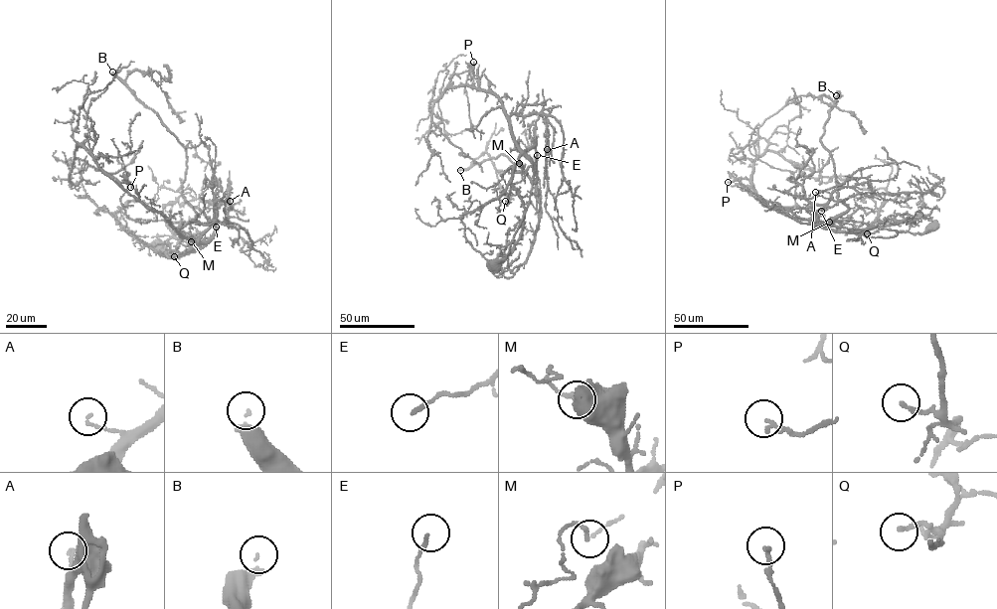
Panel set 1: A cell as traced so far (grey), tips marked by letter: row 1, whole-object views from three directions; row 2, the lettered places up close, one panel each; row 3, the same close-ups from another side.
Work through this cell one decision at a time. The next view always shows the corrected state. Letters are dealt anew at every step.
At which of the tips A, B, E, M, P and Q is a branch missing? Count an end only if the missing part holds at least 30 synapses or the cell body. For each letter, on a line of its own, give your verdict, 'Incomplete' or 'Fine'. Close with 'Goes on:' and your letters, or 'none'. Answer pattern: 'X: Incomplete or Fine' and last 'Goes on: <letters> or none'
A: Fine
B: Incomplete
E: Fine
M: Fine
P: Fine
Q: Fine
Goes on: B

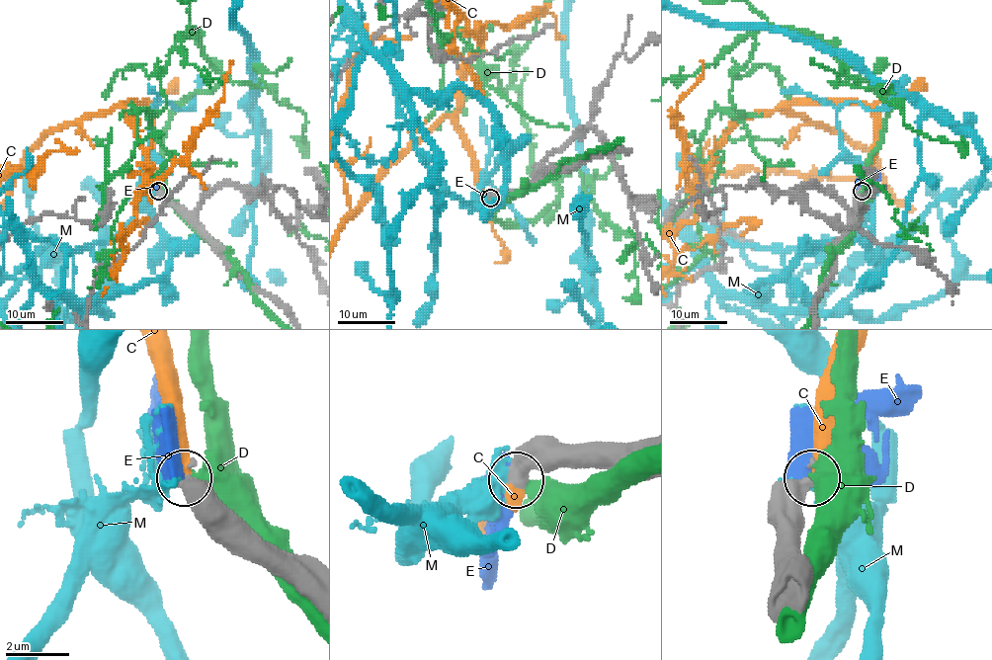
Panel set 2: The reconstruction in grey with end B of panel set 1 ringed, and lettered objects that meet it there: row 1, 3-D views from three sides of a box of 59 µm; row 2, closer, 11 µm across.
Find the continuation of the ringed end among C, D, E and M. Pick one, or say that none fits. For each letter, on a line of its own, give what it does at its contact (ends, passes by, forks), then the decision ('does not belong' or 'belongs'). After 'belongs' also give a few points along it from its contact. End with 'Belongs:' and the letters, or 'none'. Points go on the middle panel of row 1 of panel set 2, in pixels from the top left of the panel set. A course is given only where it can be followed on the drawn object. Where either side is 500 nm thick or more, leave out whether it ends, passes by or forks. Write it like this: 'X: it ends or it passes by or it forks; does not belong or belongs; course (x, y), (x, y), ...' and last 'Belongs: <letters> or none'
C: belongs
D: does not belong
E: does not belong
M: does not belong
Belongs: C

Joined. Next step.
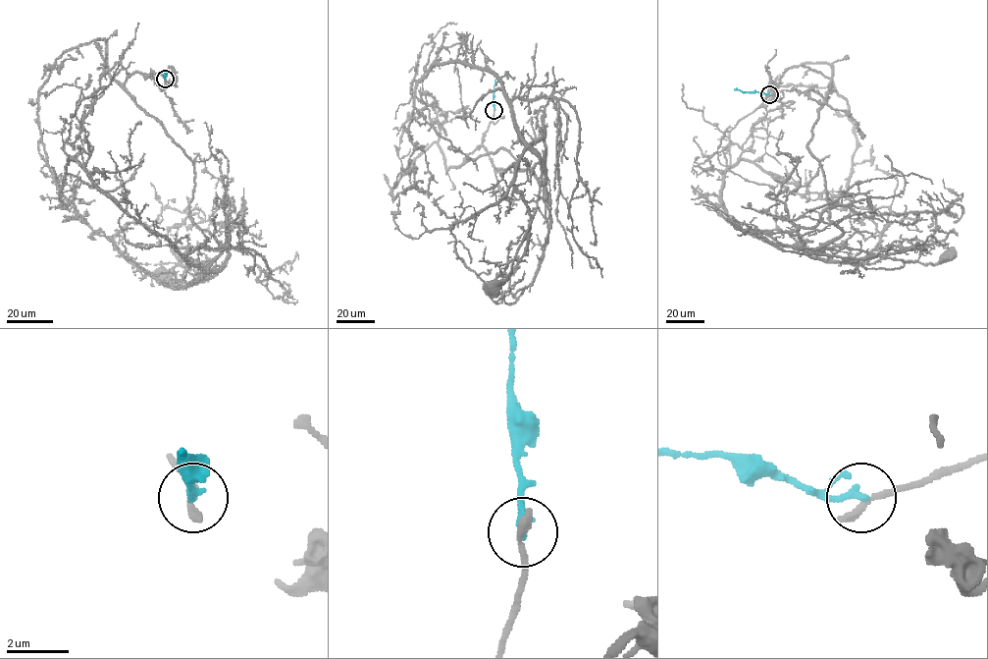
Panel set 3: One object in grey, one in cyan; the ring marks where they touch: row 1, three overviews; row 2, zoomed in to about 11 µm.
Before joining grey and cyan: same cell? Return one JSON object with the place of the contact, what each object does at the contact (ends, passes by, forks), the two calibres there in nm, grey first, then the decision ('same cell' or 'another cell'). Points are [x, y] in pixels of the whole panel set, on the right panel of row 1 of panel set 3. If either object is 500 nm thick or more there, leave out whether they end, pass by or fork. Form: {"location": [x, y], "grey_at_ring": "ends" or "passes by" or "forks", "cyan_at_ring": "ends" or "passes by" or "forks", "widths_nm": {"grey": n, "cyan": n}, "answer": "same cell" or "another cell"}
{"location": [769, 94], "grey_at_ring": "ends", "cyan_at_ring": "ends", "widths_nm": {"grey": 320, "cyan": 220}, "answer": "another cell"}

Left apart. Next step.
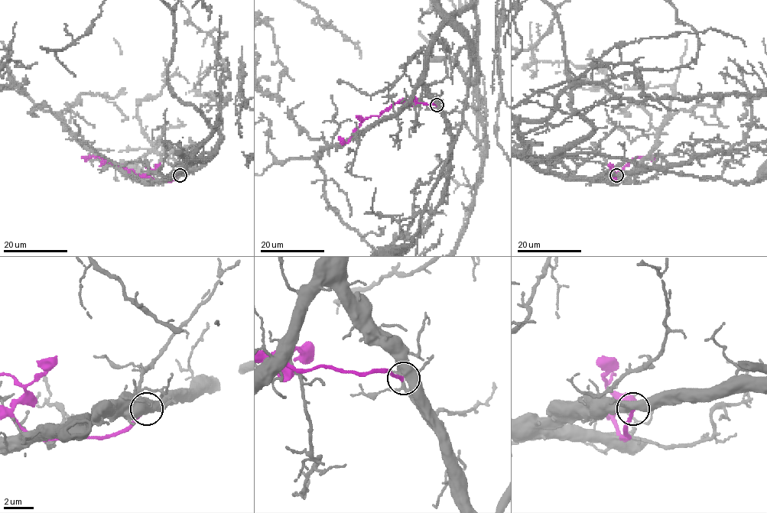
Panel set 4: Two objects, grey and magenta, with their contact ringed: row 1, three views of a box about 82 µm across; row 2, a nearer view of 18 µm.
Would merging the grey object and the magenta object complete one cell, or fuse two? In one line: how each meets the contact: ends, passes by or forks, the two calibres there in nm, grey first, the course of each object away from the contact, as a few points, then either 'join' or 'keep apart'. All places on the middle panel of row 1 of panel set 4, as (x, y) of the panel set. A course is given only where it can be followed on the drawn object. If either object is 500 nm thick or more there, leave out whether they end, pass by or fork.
grey forks | magenta ends | 480/220 nm | grey via (437, 105), (450, 136), (451, 152), (420, 218), (419, 232), (409, 243), (394, 247) | magenta via (437, 105), (399, 101), (378, 116), (370, 116), (353, 132), (348, 141), (343, 142), (339, 137) | keep apart

